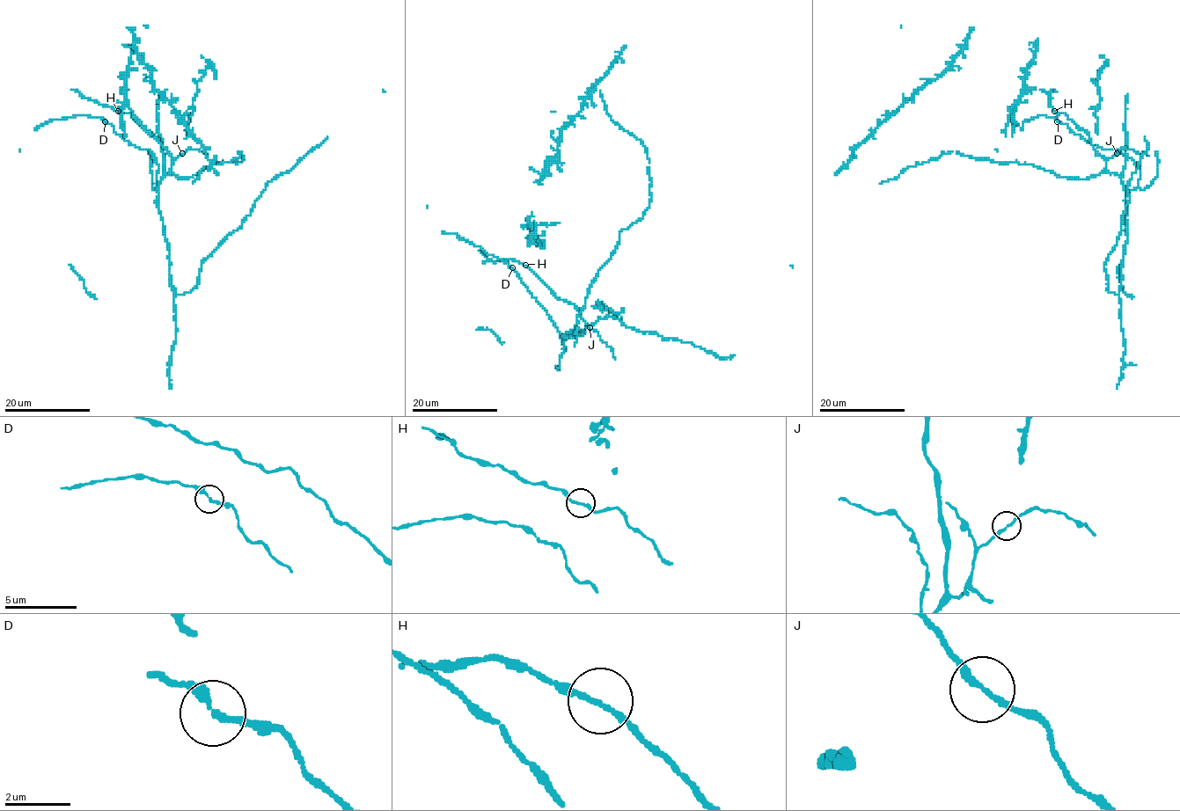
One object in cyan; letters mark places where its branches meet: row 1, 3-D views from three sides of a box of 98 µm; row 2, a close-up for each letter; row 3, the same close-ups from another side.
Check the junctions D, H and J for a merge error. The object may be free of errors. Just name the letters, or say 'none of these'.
none of these

